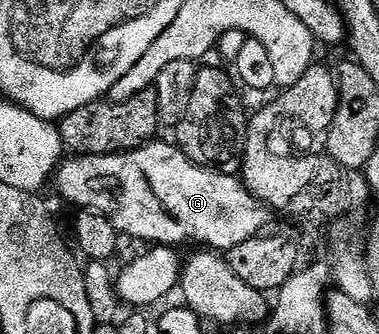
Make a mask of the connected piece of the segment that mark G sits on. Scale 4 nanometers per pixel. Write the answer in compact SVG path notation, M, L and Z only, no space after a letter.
M151 142L143 148L137 148L132 152L117 152L111 156L80 156L63 159L59 164L56 173L56 184L58 180L58 192L70 204L75 204L75 209L99 212L123 237L131 236L134 240L151 240L149 243L154 246L179 246L178 244L198 244L194 246L205 246L210 250L229 250L240 246L240 242L248 242L252 238L263 235L267 231L266 223L272 216L271 209L267 208L262 201L254 197L254 193L246 189L237 175L229 176L226 173L215 171L212 167L198 167L189 160L178 147L177 143L158 144Z

